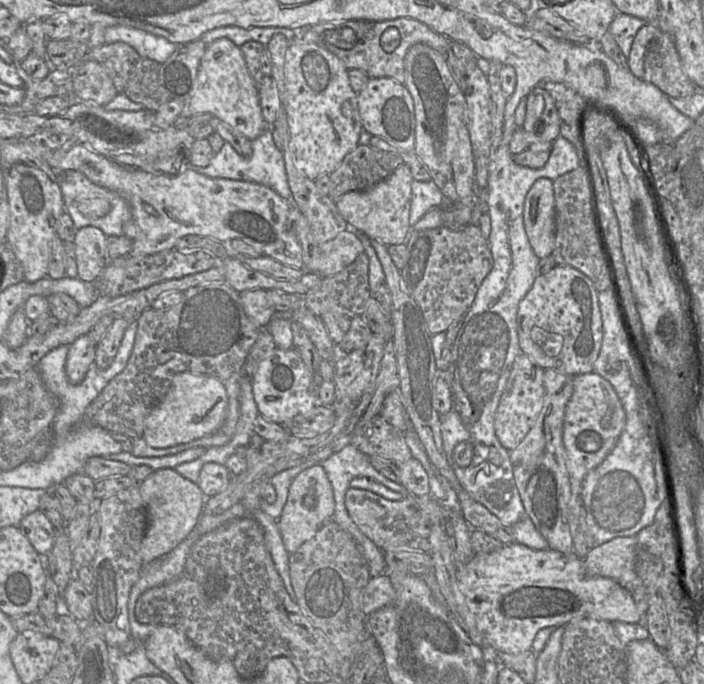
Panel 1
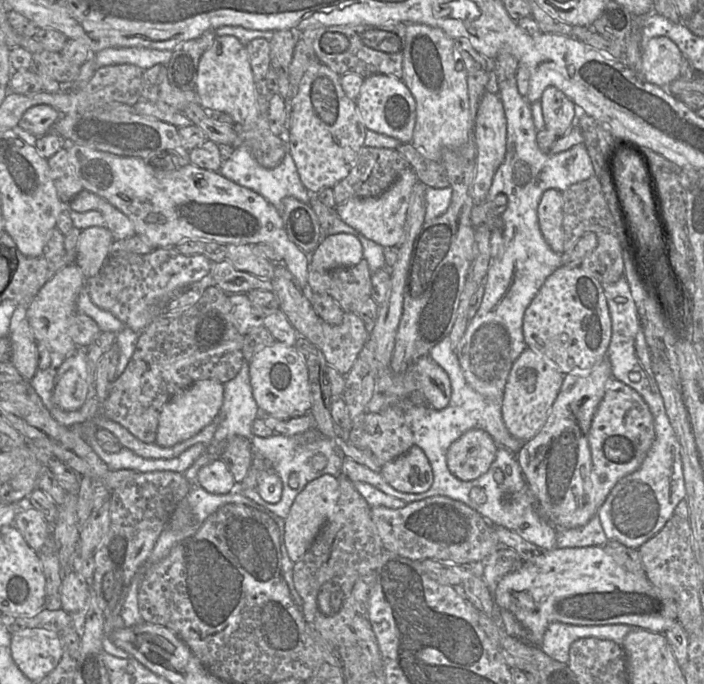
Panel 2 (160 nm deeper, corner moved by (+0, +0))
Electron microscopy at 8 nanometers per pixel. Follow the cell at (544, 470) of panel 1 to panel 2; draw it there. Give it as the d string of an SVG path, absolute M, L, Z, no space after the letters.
M604 357L584 374L564 375L560 391L541 430L523 443L516 455L518 465L533 496L537 499L539 515L560 529L572 529L585 525L597 512L593 501L591 481L592 459L588 433L596 409L605 393L605 383L612 377L610 361Z

